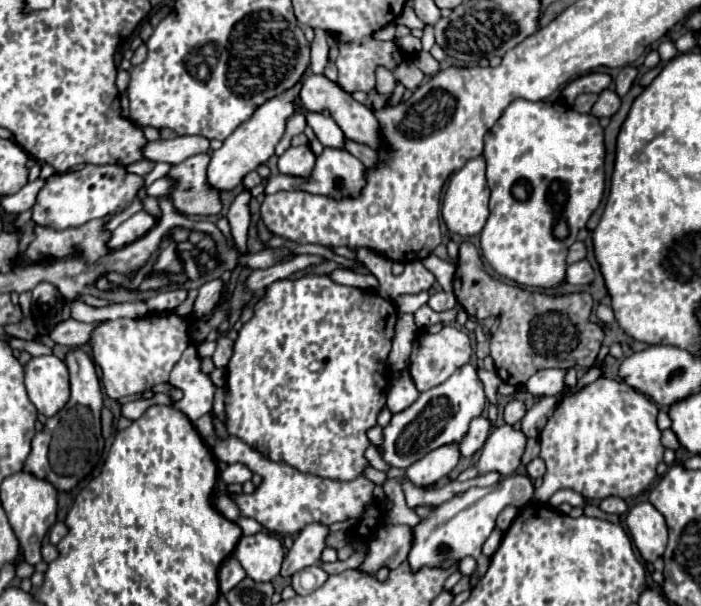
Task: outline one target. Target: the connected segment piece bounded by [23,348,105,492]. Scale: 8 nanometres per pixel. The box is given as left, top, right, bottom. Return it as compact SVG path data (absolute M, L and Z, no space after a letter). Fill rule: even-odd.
M79 348L77 352L69 352L65 362L71 374L71 398L65 408L59 410L53 418L49 418L43 430L33 436L31 454L23 464L23 472L51 482L57 492L73 490L79 480L91 474L93 468L99 464L105 448L105 440L101 436L103 392L95 374L95 366L91 358Z

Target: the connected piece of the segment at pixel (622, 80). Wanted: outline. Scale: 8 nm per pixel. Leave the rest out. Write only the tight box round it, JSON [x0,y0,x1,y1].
[615,66,637,98]

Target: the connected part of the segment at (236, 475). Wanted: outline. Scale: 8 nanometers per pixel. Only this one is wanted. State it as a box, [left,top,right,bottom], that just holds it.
[221,464,253,484]

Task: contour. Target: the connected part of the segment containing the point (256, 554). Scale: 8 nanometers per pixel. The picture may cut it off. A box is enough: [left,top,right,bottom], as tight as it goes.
[233,532,285,582]

